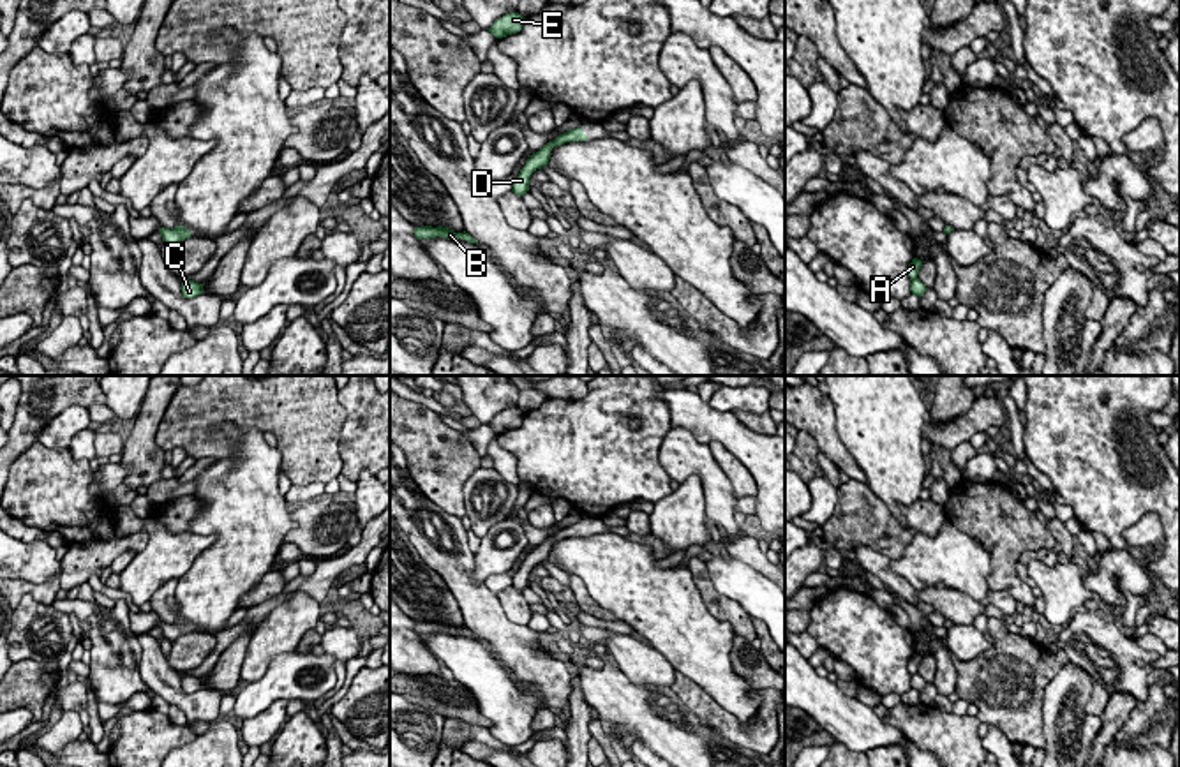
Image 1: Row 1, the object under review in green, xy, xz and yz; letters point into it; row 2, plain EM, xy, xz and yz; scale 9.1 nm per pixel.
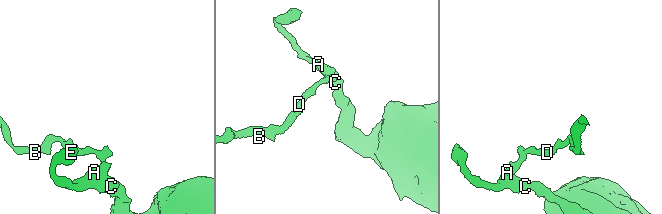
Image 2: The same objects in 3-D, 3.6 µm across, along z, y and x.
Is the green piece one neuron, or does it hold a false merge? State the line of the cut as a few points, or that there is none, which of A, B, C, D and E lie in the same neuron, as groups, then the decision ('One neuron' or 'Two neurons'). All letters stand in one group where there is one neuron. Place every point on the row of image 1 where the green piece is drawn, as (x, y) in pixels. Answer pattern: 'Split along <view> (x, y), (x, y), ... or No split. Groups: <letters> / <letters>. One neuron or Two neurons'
Split along xz (554, 141), (552, 147). Groups: A C E / B D. Two neurons

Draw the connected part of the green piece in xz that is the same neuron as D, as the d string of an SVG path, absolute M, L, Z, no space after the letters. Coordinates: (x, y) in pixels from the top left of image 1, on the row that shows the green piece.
M549 141L543 148L540 148L526 160L524 168L520 169L519 176L513 182L512 192L515 192L517 196L524 196L529 190L529 178L536 169L547 166L550 152L554 148L552 143L554 141Z

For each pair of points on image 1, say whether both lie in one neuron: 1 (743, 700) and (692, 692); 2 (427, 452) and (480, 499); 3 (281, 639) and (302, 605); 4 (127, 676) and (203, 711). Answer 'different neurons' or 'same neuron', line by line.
1: different neurons
2: different neurons
3: same neuron
4: different neurons

